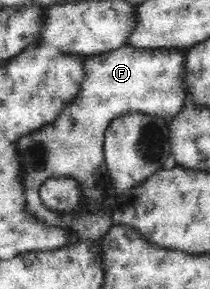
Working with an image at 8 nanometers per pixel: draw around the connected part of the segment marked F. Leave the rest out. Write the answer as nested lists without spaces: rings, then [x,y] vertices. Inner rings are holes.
[[[129,44],[113,51],[105,51],[97,55],[86,57],[83,62],[85,69],[85,80],[81,82],[81,92],[77,92],[77,98],[73,104],[69,104],[49,126],[43,130],[23,136],[19,144],[19,154],[23,158],[21,162],[21,180],[25,185],[25,197],[27,202],[27,213],[38,222],[43,222],[50,227],[57,226],[63,229],[72,229],[75,233],[75,241],[79,239],[101,240],[109,229],[114,226],[112,217],[114,207],[117,205],[118,196],[115,193],[111,177],[106,167],[104,155],[104,134],[109,124],[116,116],[125,113],[140,112],[151,114],[170,122],[181,112],[185,103],[185,55],[182,49],[140,49]],[[70,176],[74,178],[83,191],[83,203],[91,208],[79,211],[78,214],[60,214],[51,211],[42,204],[40,198],[40,186],[51,177]]]

